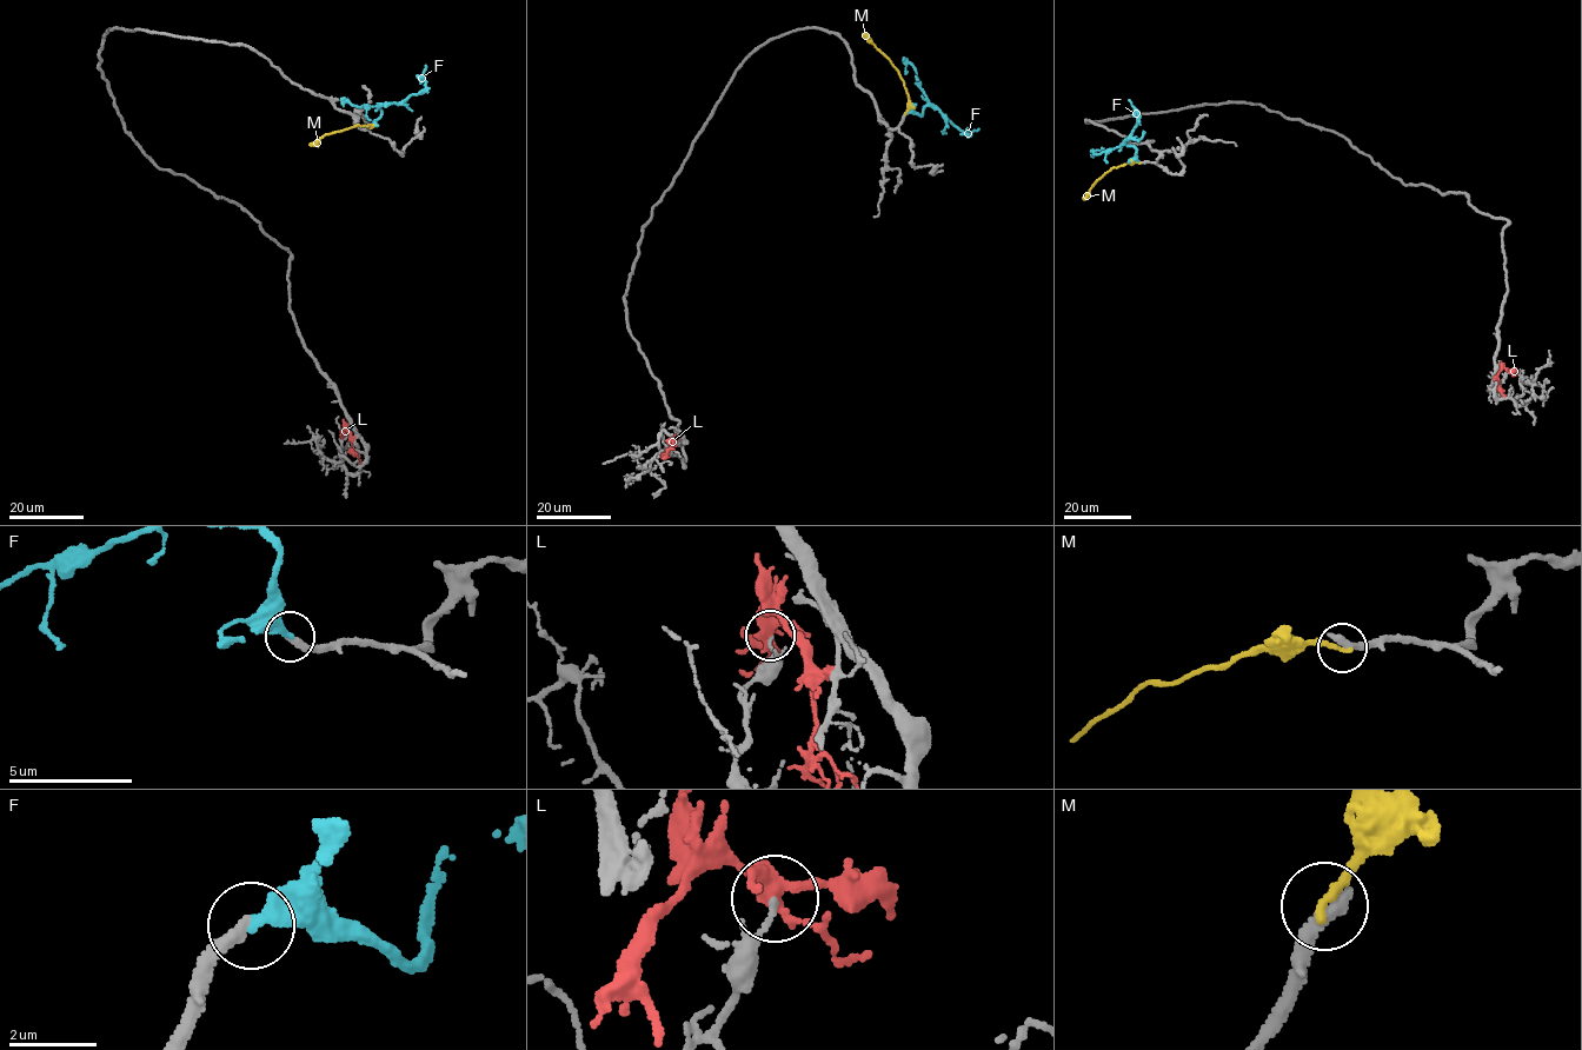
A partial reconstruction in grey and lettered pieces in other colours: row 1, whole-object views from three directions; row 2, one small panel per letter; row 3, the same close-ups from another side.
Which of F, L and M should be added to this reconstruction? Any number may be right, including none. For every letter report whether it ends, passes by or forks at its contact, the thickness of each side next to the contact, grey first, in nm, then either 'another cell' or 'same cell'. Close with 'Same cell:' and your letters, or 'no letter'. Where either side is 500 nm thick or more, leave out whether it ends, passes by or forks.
F: it ends; calibres 300 and 340 nm; same cell
L: it forks; calibres 110 and 360 nm; another cell
M: it ends; calibres 360 and 220 nm; another cell
Same cell: F

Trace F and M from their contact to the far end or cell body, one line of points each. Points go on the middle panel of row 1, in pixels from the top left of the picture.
F: (908, 113), (921, 115), (922, 110), (934, 105), (969, 135), (979, 128)
M: (905, 113), (909, 97), (904, 81), (891, 61), (863, 32)

